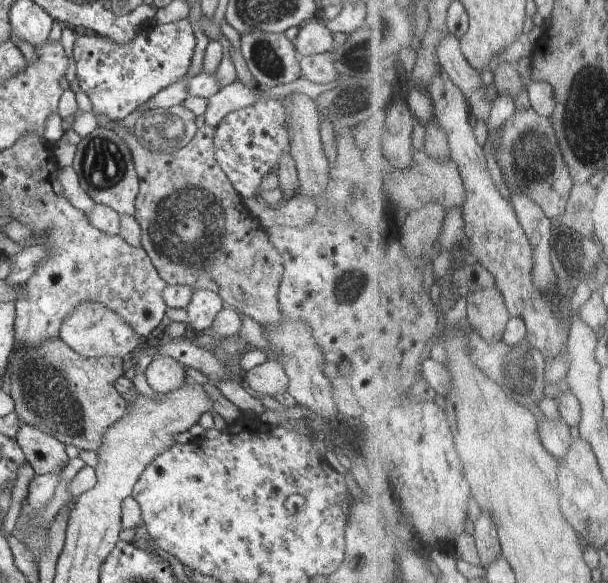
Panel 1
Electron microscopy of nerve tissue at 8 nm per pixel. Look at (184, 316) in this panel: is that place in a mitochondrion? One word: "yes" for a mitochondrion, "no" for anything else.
no

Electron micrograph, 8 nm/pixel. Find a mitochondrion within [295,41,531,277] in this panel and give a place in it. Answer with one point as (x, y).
(355, 58)

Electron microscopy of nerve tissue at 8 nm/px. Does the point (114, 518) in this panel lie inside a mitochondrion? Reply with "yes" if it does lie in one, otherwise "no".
no

